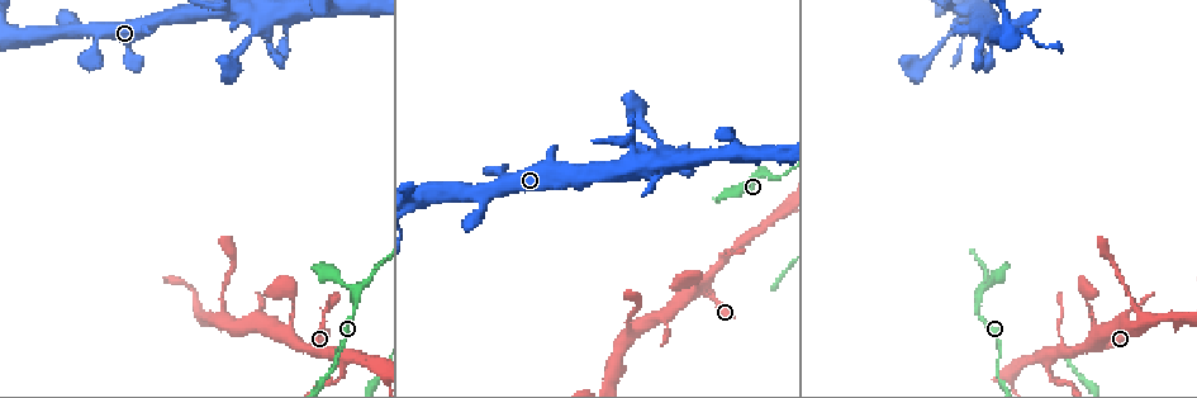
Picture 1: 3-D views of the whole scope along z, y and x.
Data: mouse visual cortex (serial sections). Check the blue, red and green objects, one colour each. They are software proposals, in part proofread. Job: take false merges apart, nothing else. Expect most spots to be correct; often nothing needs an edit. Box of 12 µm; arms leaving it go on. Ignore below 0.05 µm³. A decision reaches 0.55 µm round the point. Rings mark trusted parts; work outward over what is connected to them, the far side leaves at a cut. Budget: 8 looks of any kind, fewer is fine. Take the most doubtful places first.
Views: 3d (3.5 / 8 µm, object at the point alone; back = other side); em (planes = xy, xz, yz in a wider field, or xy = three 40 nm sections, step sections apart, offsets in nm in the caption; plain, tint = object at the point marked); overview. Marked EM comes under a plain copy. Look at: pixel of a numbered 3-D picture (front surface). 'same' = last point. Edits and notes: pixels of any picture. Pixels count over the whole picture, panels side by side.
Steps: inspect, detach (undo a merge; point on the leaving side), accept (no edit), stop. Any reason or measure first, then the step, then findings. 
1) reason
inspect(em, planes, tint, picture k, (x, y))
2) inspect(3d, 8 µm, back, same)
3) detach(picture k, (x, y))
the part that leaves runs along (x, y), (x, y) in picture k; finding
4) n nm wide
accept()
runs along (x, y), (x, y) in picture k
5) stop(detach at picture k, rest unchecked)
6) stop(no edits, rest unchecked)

three-way junction
inspect(3d, 3.5 µm, picture 1, (760, 168))

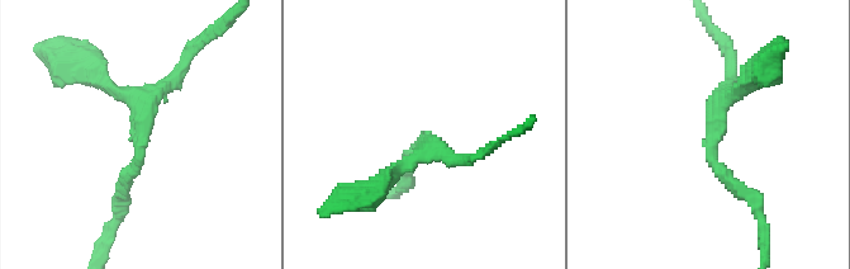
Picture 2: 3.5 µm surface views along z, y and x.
3 arms; arms of 150, 150, 200 nm; now the EM
inspect(em, xy, step 3, tint, picture 2, (709, 119))

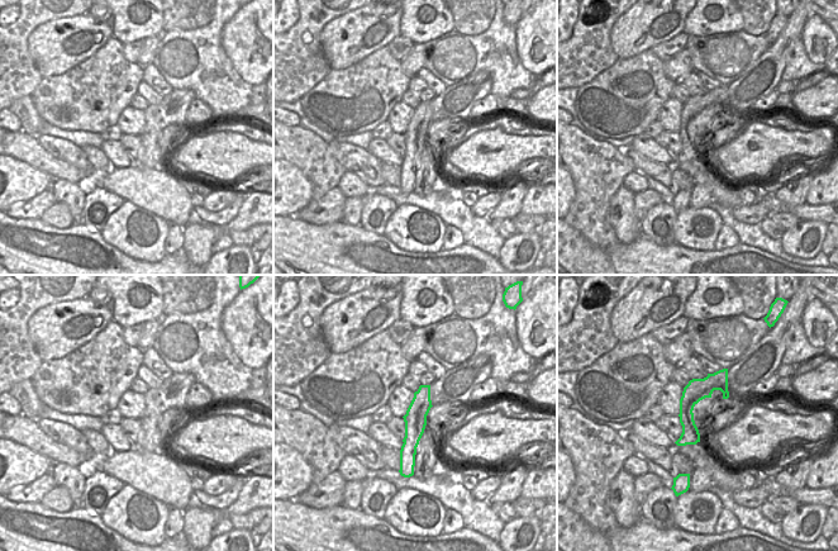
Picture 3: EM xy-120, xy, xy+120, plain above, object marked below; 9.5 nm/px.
accept()
runs along (427, 388), (415, 416), (408, 471) in picture 3; one cell here

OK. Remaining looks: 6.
three arms meet
inspect(3d, 3.5 µm, picture 1, (1049, 354))

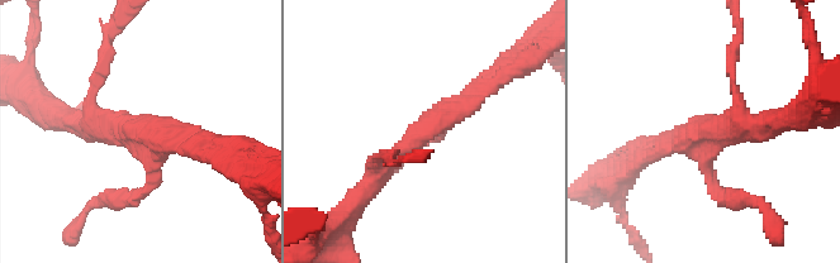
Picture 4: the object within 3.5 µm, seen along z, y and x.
inspect(em, xy, step 3, tint, picture 4, (421, 130))

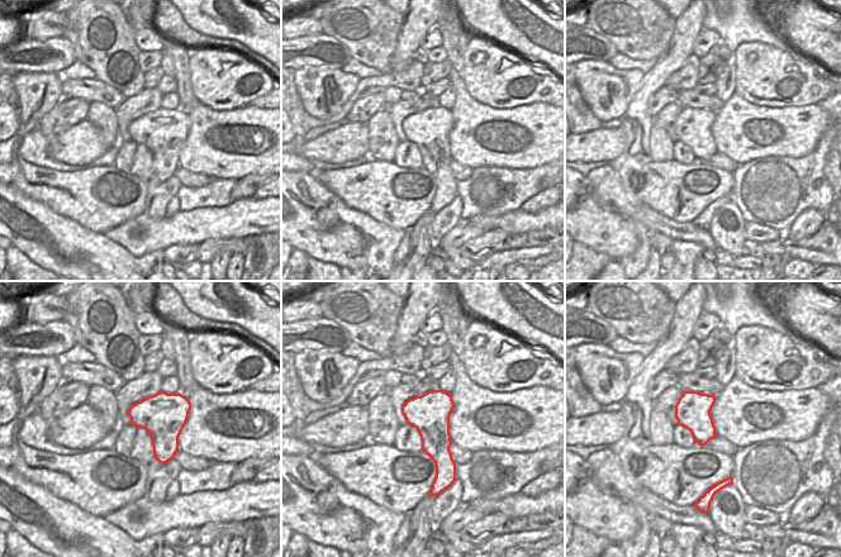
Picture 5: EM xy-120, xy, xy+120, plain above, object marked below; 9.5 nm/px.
accept()
runs along (369, 190), (404, 144), (493, 84) in picture 4; one cell here

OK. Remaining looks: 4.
three arms meet
inspect(3d, 3.5 µm, back, picture 1, (1099, 339))

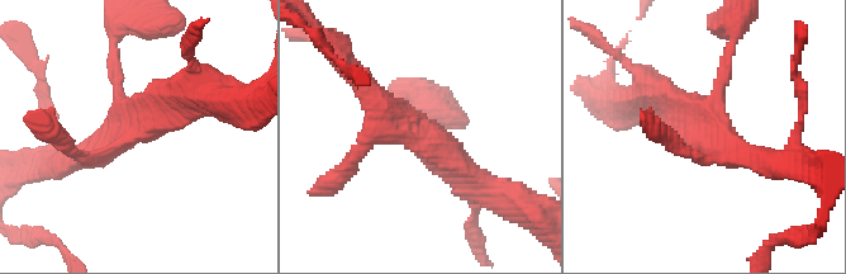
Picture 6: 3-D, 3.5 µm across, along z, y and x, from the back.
shape alone is not enough
inspect(em, xy, step 3, tint, picture 6, (709, 127))

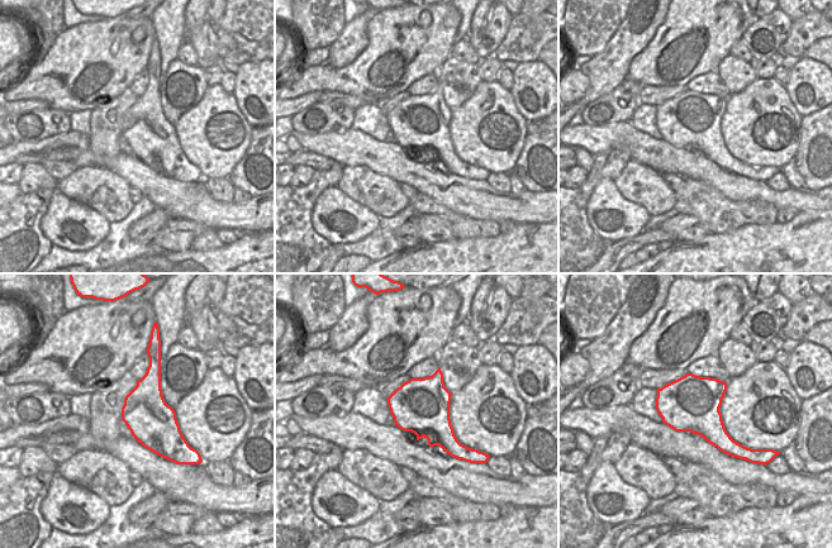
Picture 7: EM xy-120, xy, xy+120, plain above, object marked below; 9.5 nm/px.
accept()
runs along (71, 150), (98, 157), (191, 99) in picture 6; all the same cell

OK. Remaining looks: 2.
stop(no edits, rest unchecked)

